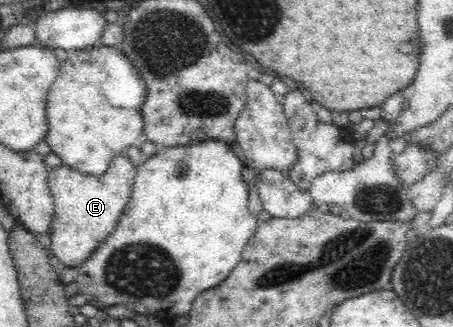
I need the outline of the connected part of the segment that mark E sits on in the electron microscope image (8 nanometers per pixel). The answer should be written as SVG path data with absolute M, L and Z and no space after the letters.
M124 154L113 157L107 171L94 176L81 173L68 165L48 168L47 185L54 199L50 225L52 255L63 267L77 269L115 230L127 205L136 176L136 165Z

